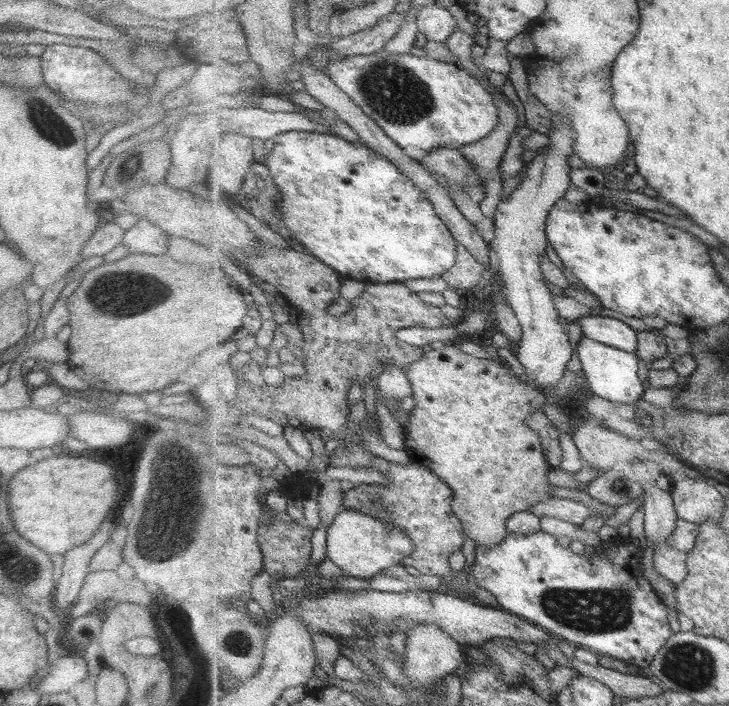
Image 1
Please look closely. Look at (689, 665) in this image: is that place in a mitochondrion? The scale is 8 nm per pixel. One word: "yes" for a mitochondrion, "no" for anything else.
yes

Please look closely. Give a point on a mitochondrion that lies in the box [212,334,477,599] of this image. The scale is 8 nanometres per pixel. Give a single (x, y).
(381, 500)

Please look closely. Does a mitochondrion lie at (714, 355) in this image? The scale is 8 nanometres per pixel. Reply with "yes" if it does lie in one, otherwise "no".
yes

